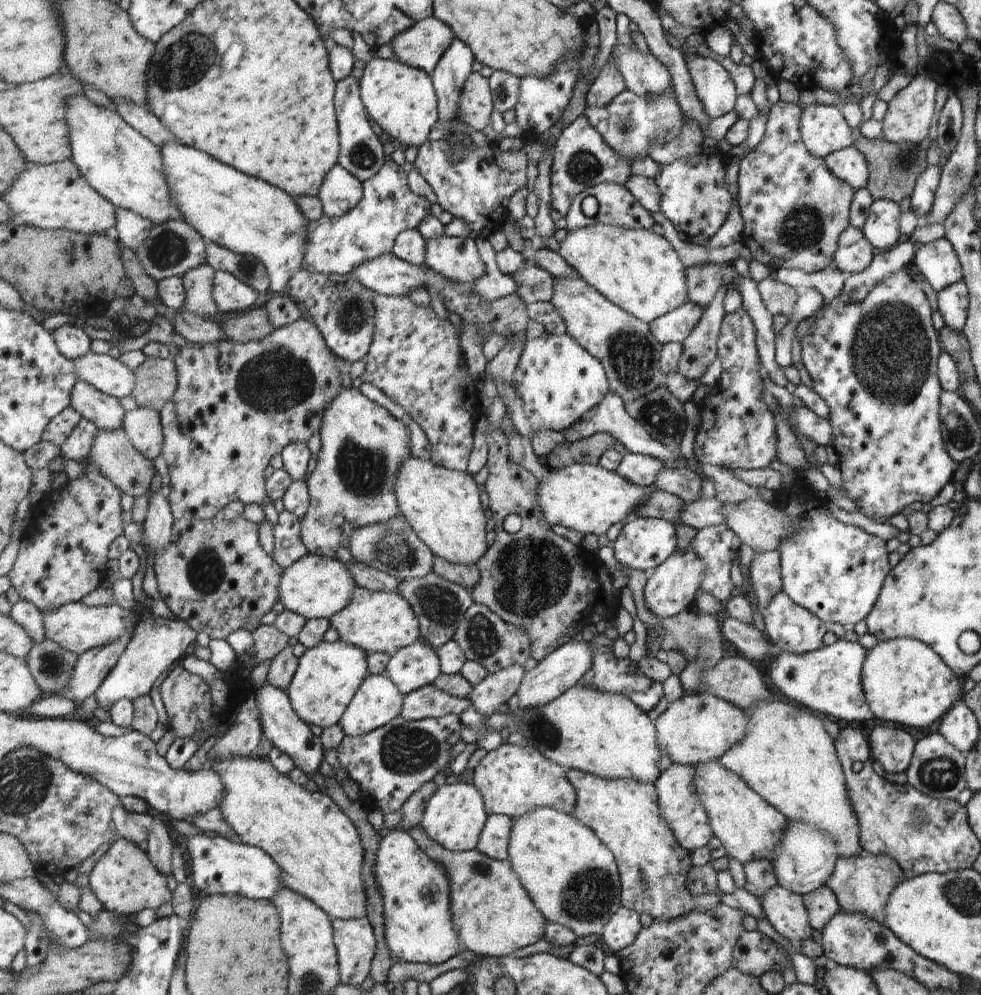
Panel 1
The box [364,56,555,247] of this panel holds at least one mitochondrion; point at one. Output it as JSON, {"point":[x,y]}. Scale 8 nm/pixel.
{"point":[503,93]}

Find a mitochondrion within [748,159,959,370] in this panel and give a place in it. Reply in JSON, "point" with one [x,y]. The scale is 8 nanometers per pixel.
{"point":[803,227]}

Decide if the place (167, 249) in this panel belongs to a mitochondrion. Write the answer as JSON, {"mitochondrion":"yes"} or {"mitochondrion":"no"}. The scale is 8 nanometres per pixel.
{"mitochondrion":"yes"}

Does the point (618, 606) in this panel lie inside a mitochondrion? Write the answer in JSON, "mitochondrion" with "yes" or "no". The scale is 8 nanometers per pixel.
{"mitochondrion":"no"}

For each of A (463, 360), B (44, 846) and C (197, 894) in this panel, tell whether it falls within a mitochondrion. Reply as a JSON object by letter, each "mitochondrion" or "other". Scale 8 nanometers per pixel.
{"A":"other","B":"other","C":"other"}

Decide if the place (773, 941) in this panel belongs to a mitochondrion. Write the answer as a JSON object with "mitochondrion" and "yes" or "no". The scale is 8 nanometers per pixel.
{"mitochondrion":"no"}

